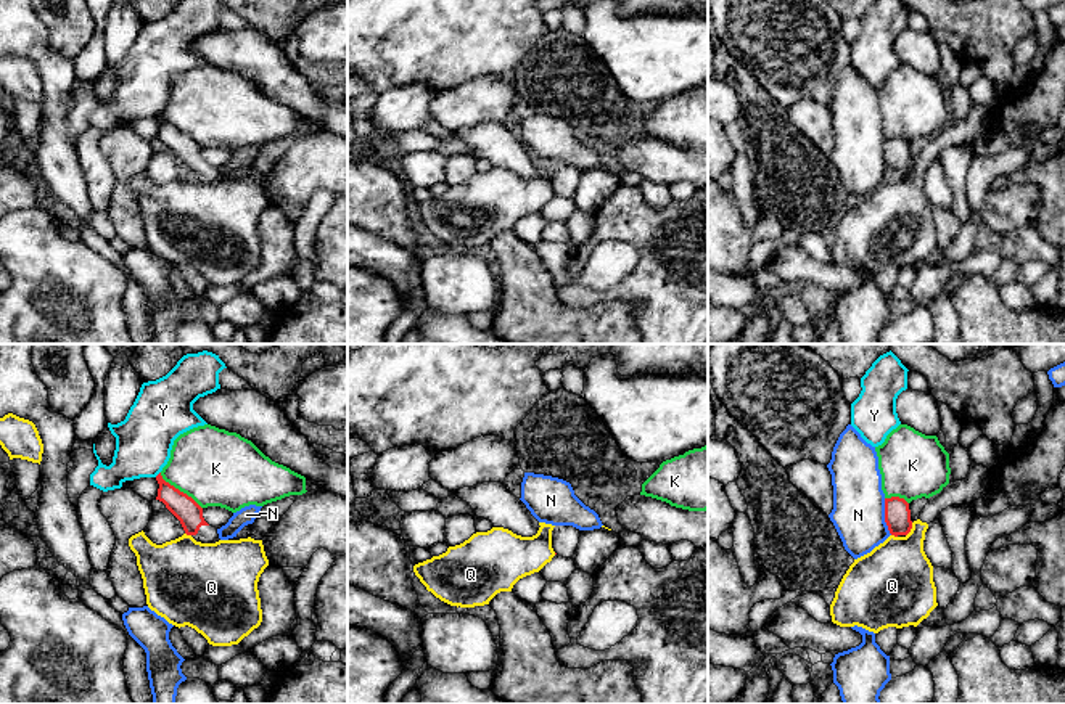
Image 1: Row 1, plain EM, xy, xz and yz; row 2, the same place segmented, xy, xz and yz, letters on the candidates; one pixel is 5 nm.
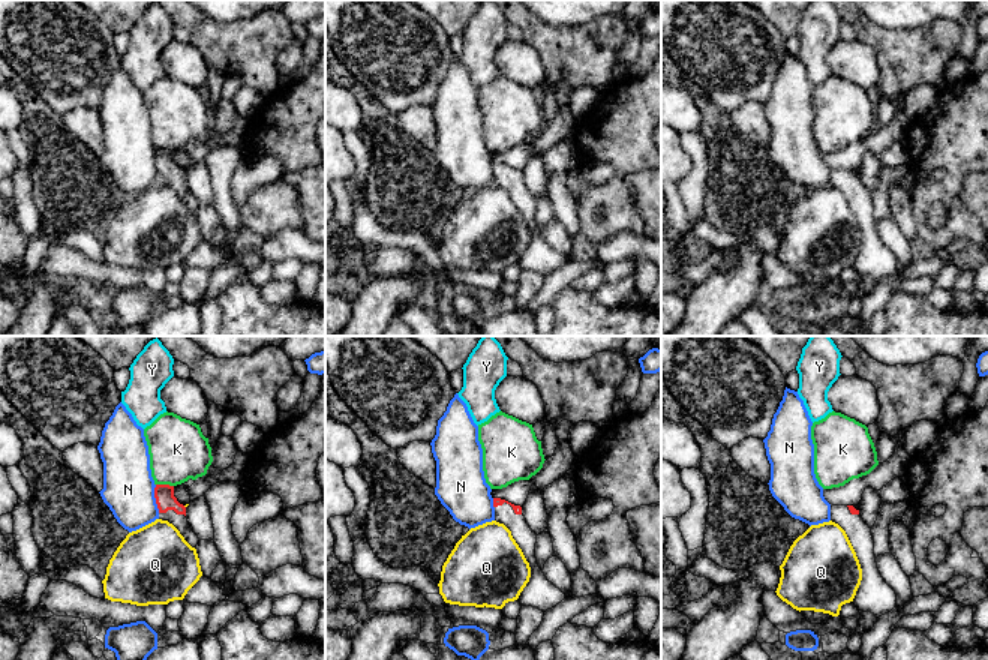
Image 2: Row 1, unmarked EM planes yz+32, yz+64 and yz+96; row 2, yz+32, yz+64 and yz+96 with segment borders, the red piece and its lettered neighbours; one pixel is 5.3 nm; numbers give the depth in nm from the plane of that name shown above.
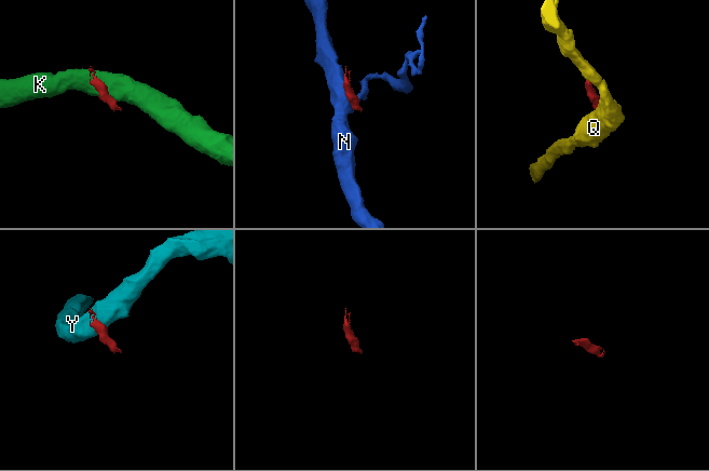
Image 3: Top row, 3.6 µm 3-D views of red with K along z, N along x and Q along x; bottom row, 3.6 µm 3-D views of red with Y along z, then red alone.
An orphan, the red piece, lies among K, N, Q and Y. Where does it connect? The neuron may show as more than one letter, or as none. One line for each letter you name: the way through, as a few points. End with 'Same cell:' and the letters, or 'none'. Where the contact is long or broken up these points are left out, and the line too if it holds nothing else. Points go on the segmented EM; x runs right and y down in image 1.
Same cell: none

